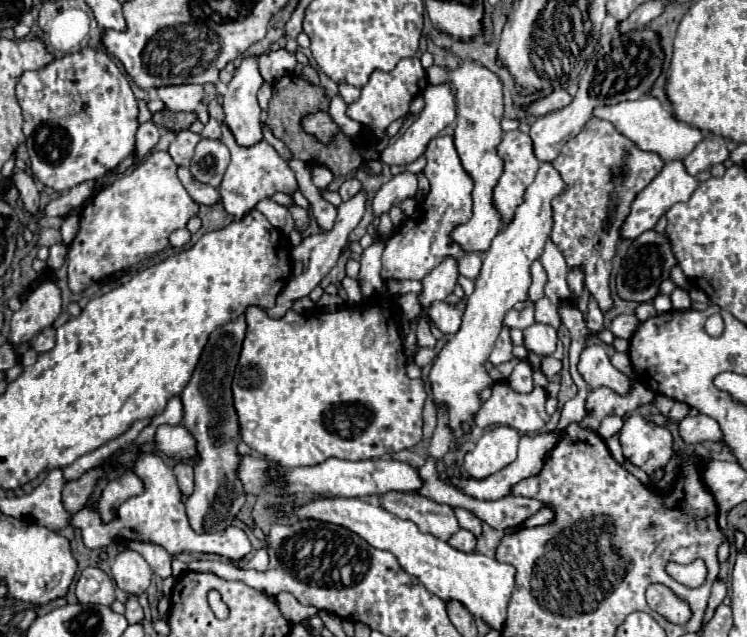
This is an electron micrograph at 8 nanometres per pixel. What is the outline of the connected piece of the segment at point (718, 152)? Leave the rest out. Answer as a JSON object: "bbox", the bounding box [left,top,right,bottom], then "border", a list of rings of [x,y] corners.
{"bbox":[684,131,730,175],"border":[[[702,131],[702,133],[704,133],[704,139],[684,159],[684,165],[686,165],[688,173],[692,173],[692,175],[710,169],[716,163],[724,163],[730,157],[730,151],[726,149],[724,137],[718,137],[710,131]]]}

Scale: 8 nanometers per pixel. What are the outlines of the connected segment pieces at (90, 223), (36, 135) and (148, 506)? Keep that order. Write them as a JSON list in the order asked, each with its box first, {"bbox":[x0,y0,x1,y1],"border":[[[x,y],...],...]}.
[{"bbox":[68,151,198,293],"border":[[[152,151],[138,167],[118,175],[112,183],[96,191],[96,195],[86,203],[80,217],[80,231],[70,243],[68,253],[68,285],[74,293],[80,293],[88,285],[96,283],[96,277],[106,277],[112,271],[122,271],[146,257],[160,253],[168,245],[168,235],[186,227],[188,219],[198,213],[198,205],[190,199],[188,191],[176,177],[176,169],[178,165],[172,161],[168,151]]]},{"bbox":[16,49,138,191],"border":[[[80,49],[42,69],[28,71],[16,85],[32,175],[54,191],[100,179],[136,145],[138,103],[126,75],[102,49]]]},{"bbox":[72,453,252,561],"border":[[[140,453],[138,459],[136,459],[136,465],[132,467],[132,471],[144,481],[146,489],[144,489],[142,495],[130,497],[126,503],[122,503],[118,513],[116,513],[116,519],[112,523],[102,523],[100,515],[90,505],[92,505],[94,499],[98,499],[104,485],[110,479],[124,473],[124,469],[114,469],[108,477],[100,479],[100,483],[94,489],[94,493],[92,493],[90,501],[86,503],[86,507],[80,509],[72,517],[72,527],[78,527],[82,531],[82,539],[84,539],[86,547],[104,549],[116,537],[122,537],[122,539],[128,539],[128,541],[156,543],[156,545],[164,547],[172,557],[186,551],[186,553],[214,553],[214,555],[220,555],[220,557],[230,559],[230,561],[240,561],[252,551],[252,545],[250,545],[246,533],[238,527],[228,527],[224,531],[204,533],[204,535],[198,535],[198,533],[192,531],[192,527],[188,523],[188,517],[186,517],[186,511],[184,511],[184,501],[182,501],[180,489],[176,485],[176,477],[172,473],[172,467],[168,467],[158,453]]]}]

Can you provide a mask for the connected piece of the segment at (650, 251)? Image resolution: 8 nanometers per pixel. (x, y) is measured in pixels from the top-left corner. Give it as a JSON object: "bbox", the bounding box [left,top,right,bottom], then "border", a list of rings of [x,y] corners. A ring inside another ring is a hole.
{"bbox":[616,229,676,303],"border":[[[654,229],[644,231],[640,237],[632,241],[628,247],[628,255],[616,275],[616,293],[624,301],[636,301],[636,303],[646,303],[652,301],[658,295],[660,283],[670,279],[672,267],[676,267],[674,251],[670,247],[670,239],[666,233],[656,233]]]}

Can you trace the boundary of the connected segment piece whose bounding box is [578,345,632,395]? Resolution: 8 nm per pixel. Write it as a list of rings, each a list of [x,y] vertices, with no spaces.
[[[586,345],[580,353],[578,373],[588,383],[590,389],[596,387],[610,387],[612,391],[624,395],[628,393],[632,379],[626,379],[608,359],[602,345]]]

